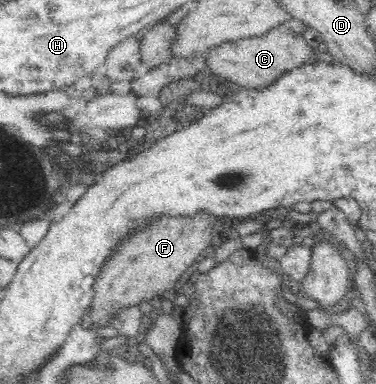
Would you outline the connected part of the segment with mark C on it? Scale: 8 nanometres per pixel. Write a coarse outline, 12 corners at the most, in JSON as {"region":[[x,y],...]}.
{"region":[[289,23],[206,51],[210,73],[262,90],[317,56]]}

